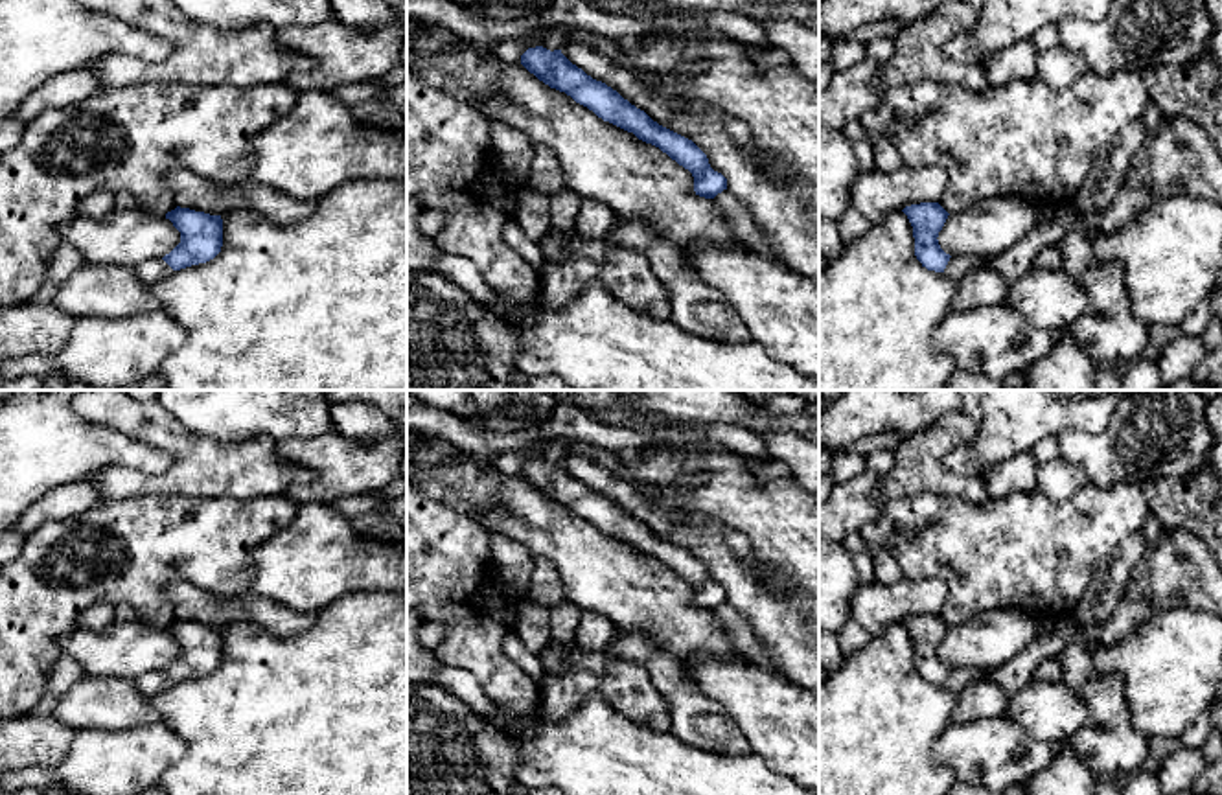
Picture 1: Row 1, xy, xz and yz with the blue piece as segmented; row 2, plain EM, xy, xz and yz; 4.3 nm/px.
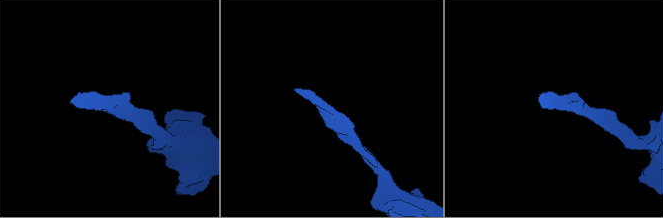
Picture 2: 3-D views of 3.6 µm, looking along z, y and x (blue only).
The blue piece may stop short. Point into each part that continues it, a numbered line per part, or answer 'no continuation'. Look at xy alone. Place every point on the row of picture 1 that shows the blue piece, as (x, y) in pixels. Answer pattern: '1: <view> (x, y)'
no continuation

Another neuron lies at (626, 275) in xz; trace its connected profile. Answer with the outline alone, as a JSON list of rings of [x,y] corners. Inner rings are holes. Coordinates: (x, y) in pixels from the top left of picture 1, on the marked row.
[[[563,190],[550,199],[548,232],[563,239],[559,259],[539,271],[539,294],[550,309],[565,307],[587,283],[600,283],[613,298],[657,320],[670,318],[666,287],[648,258],[607,239],[585,243],[574,232],[582,197]]]

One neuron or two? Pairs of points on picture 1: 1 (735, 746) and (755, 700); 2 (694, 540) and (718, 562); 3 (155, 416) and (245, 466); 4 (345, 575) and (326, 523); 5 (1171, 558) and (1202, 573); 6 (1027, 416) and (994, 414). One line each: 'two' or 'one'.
1: two
2: one
3: one
4: one
5: one
6: one

